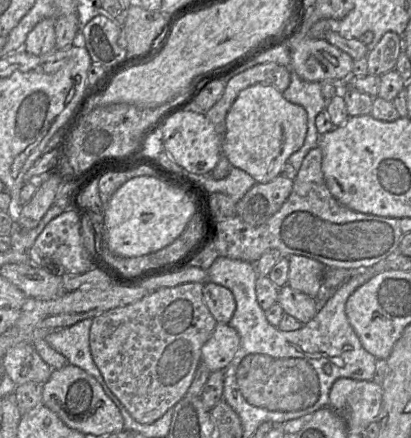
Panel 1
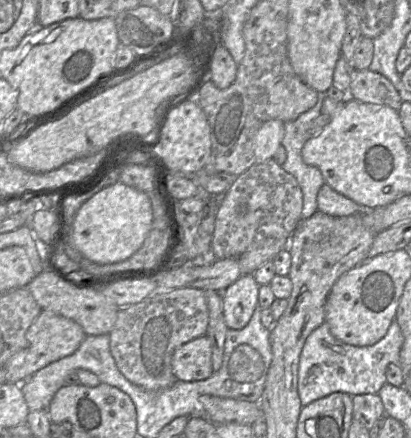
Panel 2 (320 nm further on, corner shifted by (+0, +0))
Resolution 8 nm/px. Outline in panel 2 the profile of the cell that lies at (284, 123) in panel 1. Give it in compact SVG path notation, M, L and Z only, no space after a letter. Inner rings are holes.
M271 119L265 121L254 137L255 163L263 163L273 158L276 150L282 145L285 134L285 121Z

